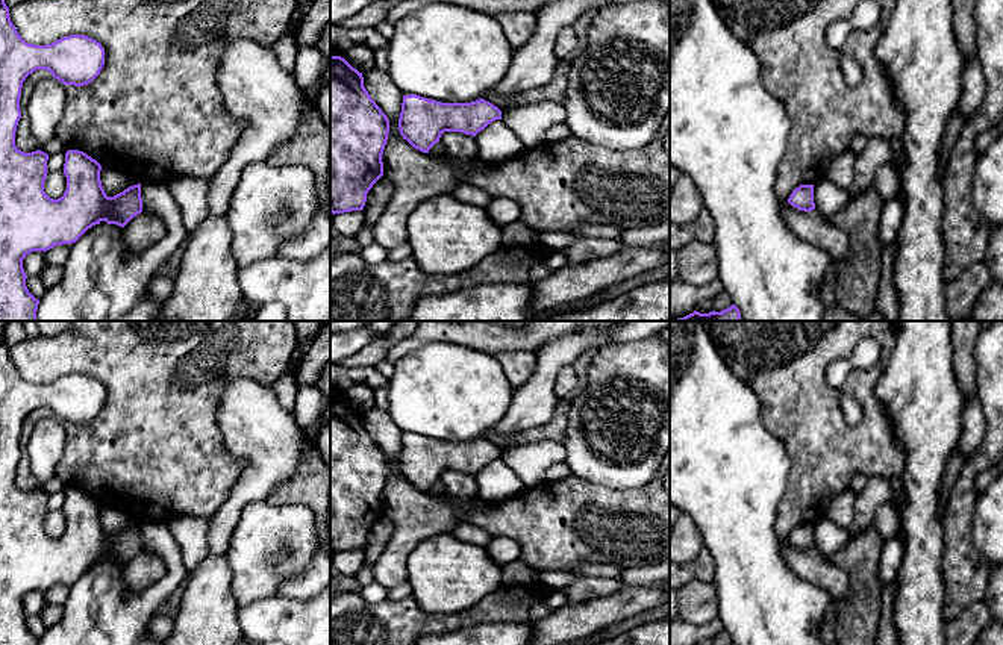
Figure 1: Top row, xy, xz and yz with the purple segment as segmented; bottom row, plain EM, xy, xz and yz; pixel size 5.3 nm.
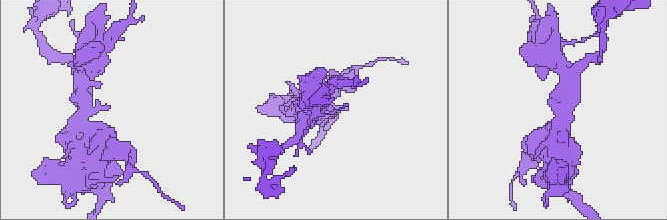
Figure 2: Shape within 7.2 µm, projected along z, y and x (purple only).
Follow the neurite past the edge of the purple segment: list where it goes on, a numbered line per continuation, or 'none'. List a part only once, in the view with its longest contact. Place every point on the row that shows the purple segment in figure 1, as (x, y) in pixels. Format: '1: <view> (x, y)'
none

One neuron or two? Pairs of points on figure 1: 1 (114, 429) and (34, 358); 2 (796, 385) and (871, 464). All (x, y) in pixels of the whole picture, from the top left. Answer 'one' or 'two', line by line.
1: one
2: one

